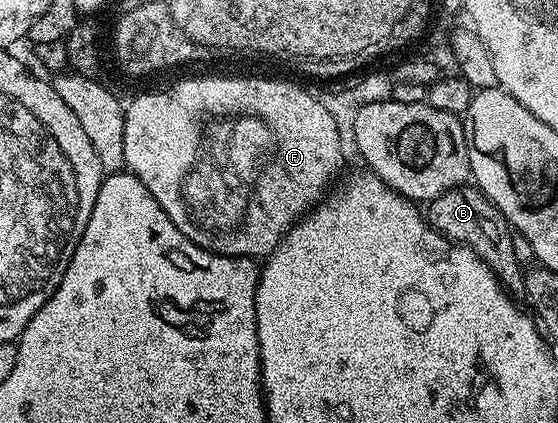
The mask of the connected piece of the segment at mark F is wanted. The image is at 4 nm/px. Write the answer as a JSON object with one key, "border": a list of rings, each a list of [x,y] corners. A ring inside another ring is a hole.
{"border":[[[258,74],[238,75],[193,76],[190,80],[181,80],[178,84],[163,89],[162,92],[145,92],[142,96],[135,97],[125,108],[125,125],[123,126],[125,168],[140,178],[143,186],[147,186],[147,190],[155,198],[155,202],[159,202],[167,218],[175,222],[177,229],[192,244],[198,244],[199,247],[206,248],[208,252],[214,252],[220,256],[265,258],[280,244],[282,238],[306,212],[316,208],[325,199],[331,185],[342,175],[341,163],[345,160],[344,154],[341,153],[343,133],[337,128],[335,119],[331,118],[331,114],[327,112],[323,100],[317,96],[313,97],[307,89],[292,84],[292,79],[270,78],[268,75]]]}

